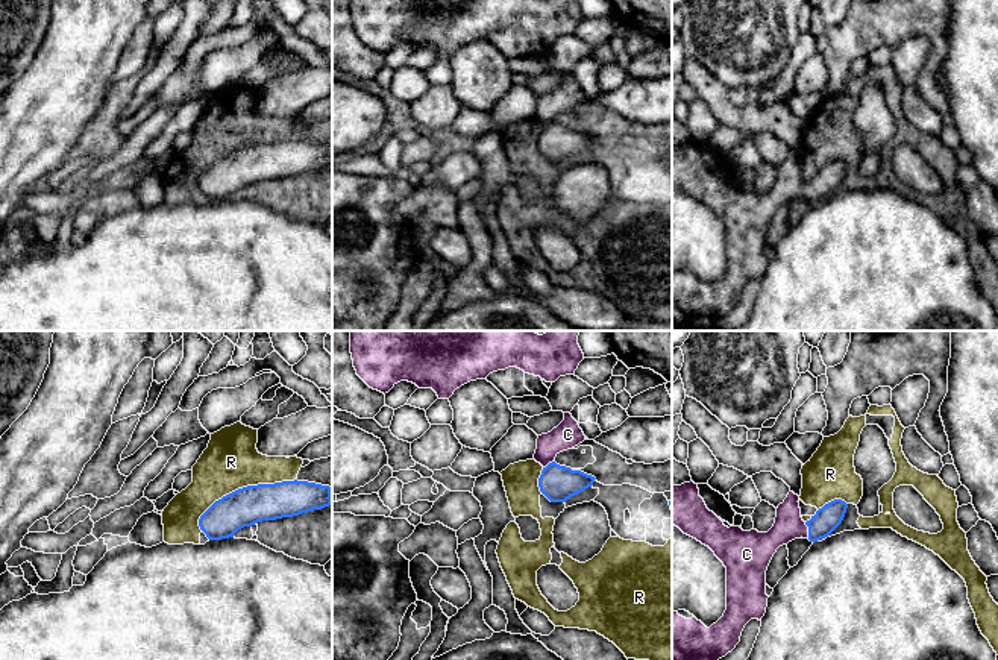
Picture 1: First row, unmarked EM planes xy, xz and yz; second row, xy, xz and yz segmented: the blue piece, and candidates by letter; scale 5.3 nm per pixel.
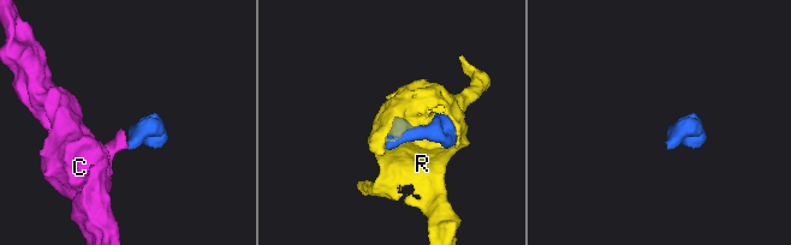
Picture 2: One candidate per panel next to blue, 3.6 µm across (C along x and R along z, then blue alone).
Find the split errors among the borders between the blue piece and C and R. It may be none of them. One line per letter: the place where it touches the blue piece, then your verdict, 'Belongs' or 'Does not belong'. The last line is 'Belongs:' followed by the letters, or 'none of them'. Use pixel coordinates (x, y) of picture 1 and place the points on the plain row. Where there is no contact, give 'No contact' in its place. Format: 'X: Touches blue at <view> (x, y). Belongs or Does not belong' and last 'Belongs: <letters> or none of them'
C: Touches blue at yz (809, 190). Belongs
R: Touches blue at xy (243, 147). Does not belong
Belongs: C

